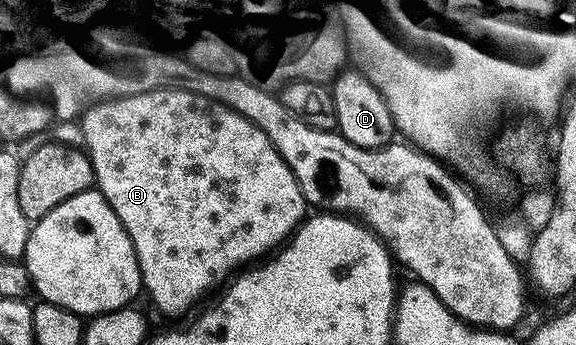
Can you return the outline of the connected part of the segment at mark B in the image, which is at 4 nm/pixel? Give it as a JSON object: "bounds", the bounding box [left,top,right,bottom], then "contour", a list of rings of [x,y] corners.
{"bounds":[80,89,308,317],"contour":[[[157,89],[151,93],[141,93],[135,97],[120,97],[113,101],[104,101],[90,106],[80,118],[82,137],[86,140],[85,152],[90,155],[90,162],[94,165],[94,179],[97,192],[108,199],[112,211],[124,223],[132,243],[136,247],[136,255],[142,272],[142,288],[145,296],[154,300],[154,305],[166,317],[182,317],[205,293],[214,288],[225,286],[239,271],[261,262],[278,252],[295,233],[298,232],[303,221],[307,220],[308,202],[296,175],[284,163],[280,151],[272,147],[272,139],[260,131],[244,115],[236,115],[236,111],[216,105],[213,101],[204,99],[195,93],[185,93],[175,89]]]}

